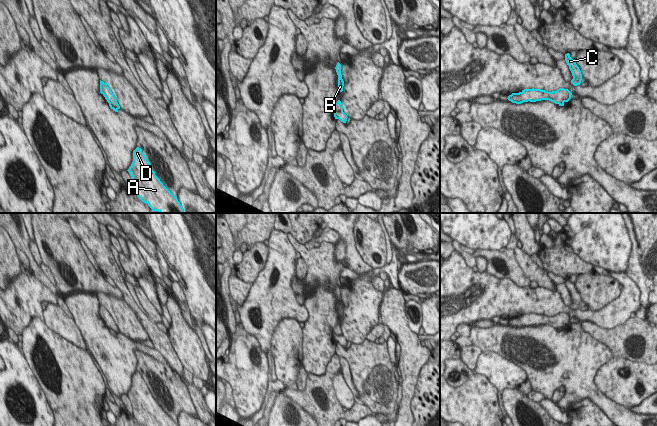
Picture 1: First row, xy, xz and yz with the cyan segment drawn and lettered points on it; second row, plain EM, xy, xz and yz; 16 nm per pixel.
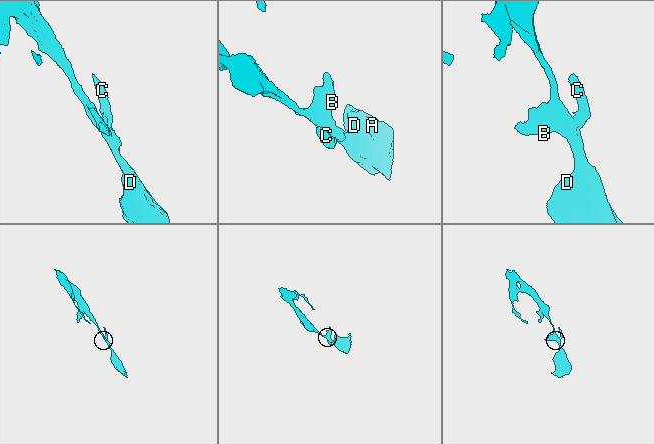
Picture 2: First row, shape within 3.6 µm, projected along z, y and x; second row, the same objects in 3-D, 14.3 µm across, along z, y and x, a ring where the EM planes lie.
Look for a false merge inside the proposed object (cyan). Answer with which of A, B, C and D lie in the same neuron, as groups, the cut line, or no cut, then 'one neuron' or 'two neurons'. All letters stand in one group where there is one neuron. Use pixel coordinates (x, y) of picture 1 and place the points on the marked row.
groups A D / B C; cut xz (333, 108), (342, 111); two neurons

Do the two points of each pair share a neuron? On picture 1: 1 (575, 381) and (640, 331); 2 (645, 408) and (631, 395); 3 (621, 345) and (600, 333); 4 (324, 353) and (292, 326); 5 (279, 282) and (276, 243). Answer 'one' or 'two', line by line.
1: two
2: two
3: one
4: two
5: one

